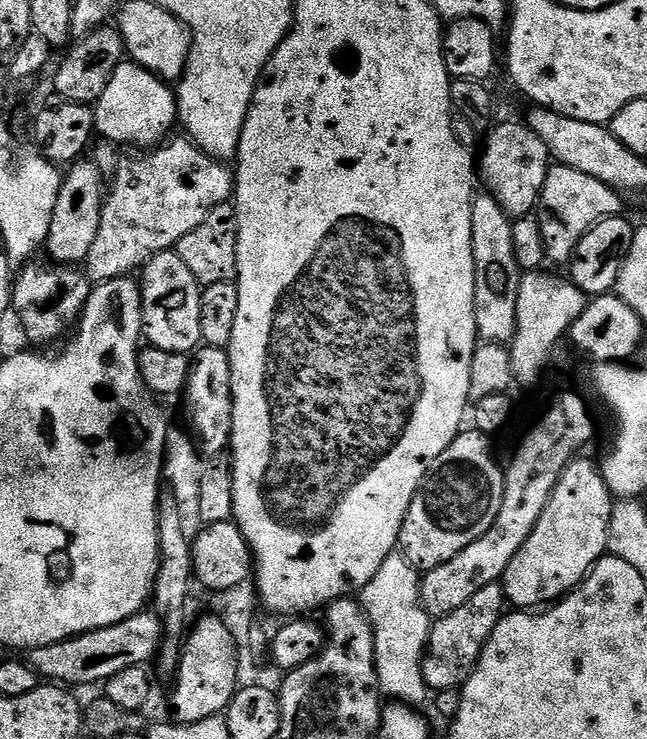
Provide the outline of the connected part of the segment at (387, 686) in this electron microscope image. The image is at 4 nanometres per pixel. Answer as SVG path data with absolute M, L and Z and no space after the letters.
M397 550L378 566L378 574L374 574L358 593L359 603L374 630L380 691L385 697L392 696L388 698L409 706L421 706L430 700L430 689L424 683L424 649L428 646L433 621L420 600L421 579L416 565Z

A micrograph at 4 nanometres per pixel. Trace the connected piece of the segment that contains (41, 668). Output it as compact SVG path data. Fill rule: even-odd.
M141 610L114 626L84 632L80 636L71 637L63 642L54 642L50 646L29 648L23 653L22 660L45 681L59 682L64 686L100 686L105 680L118 674L118 670L130 670L130 666L147 665L147 660L155 661L165 636L164 625L155 611Z

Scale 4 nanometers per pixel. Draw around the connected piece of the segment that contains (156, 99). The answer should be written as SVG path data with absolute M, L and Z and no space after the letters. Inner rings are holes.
M131 62L116 67L106 90L102 90L99 100L96 101L94 111L96 131L108 142L146 139L148 132L156 128L156 112L160 112L162 131L168 132L178 124L175 91L165 81L159 80L153 72L148 72L140 65Z

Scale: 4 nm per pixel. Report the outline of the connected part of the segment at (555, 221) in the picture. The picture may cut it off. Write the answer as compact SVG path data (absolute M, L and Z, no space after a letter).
M553 163L546 174L546 182L542 186L540 203L535 209L536 220L542 226L542 242L544 254L549 261L567 265L576 252L578 242L600 220L608 216L621 215L621 193L615 188L582 174L582 170L574 170L565 164Z

